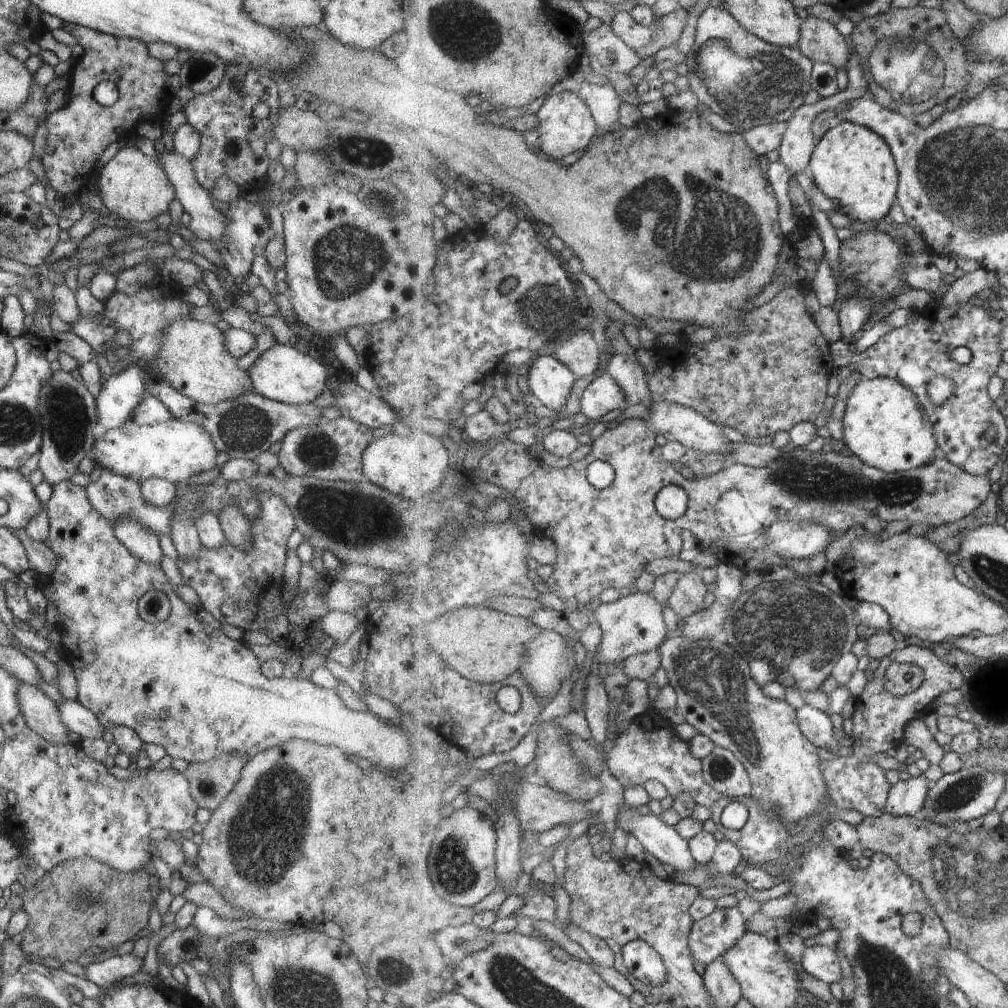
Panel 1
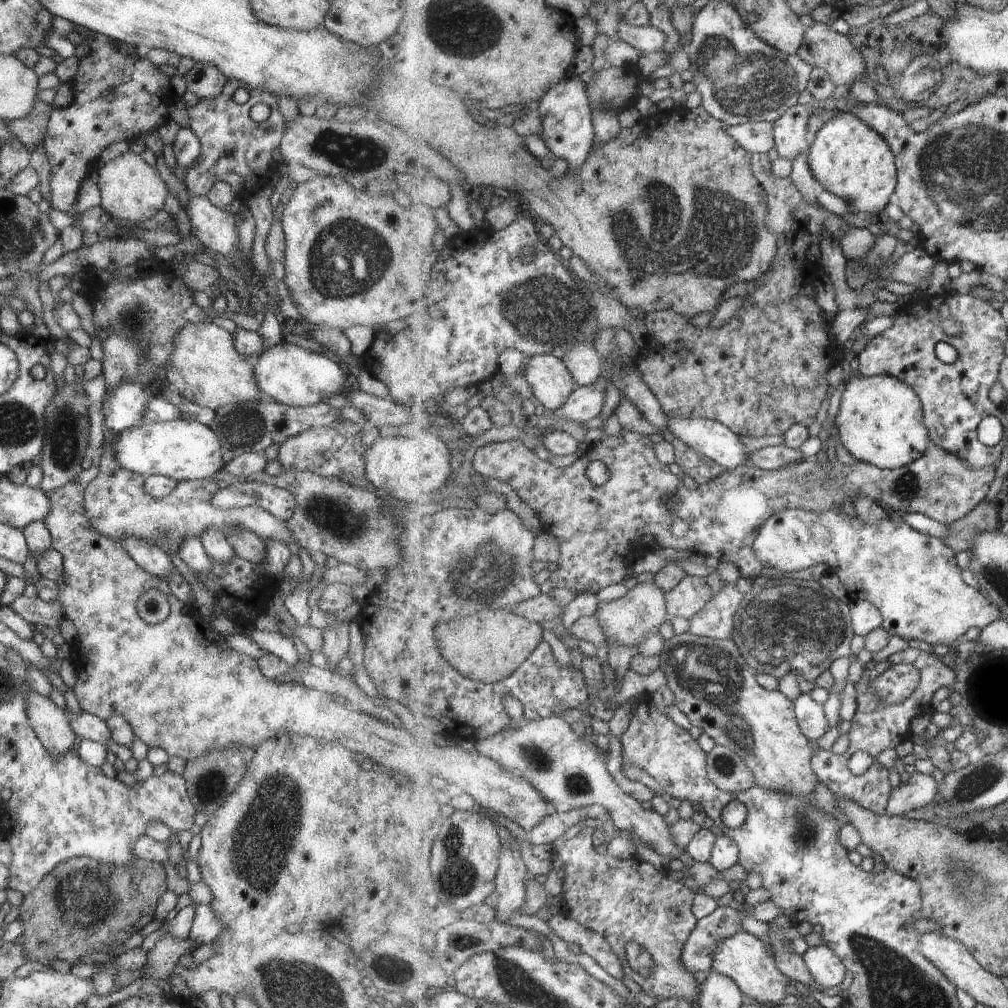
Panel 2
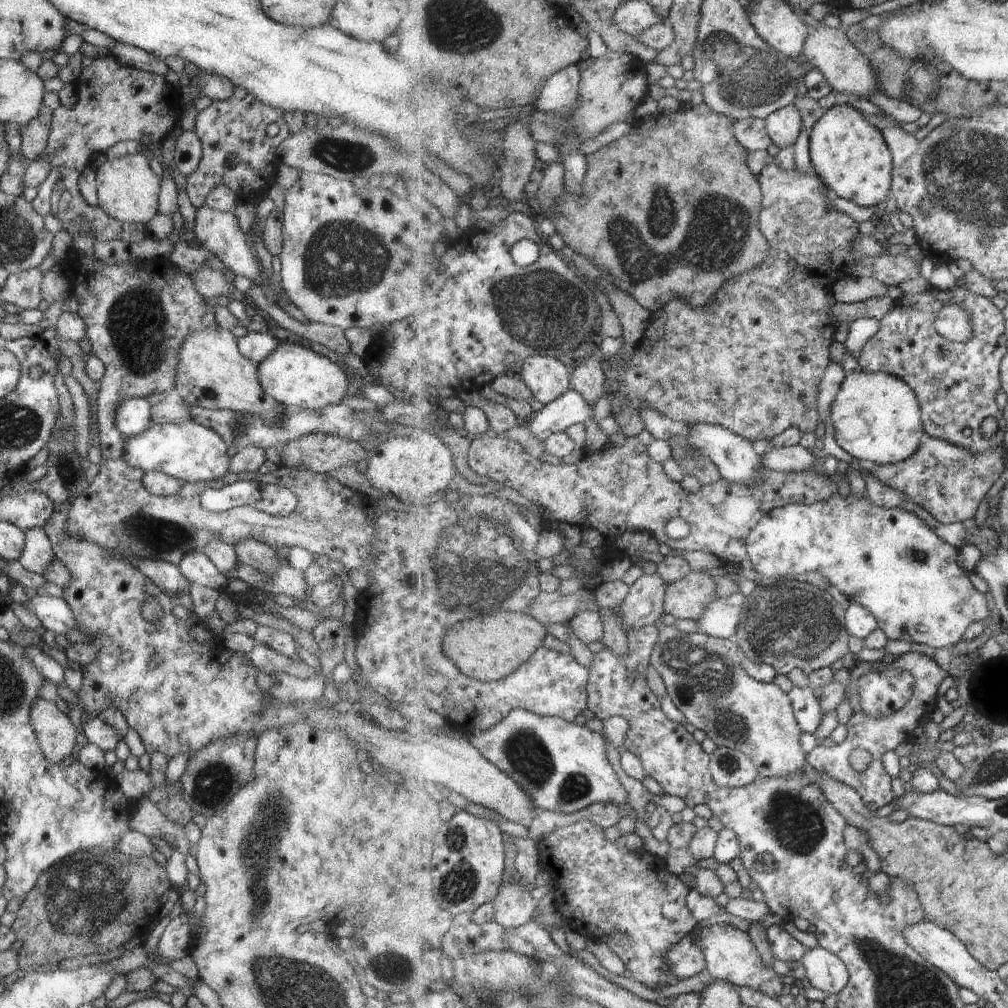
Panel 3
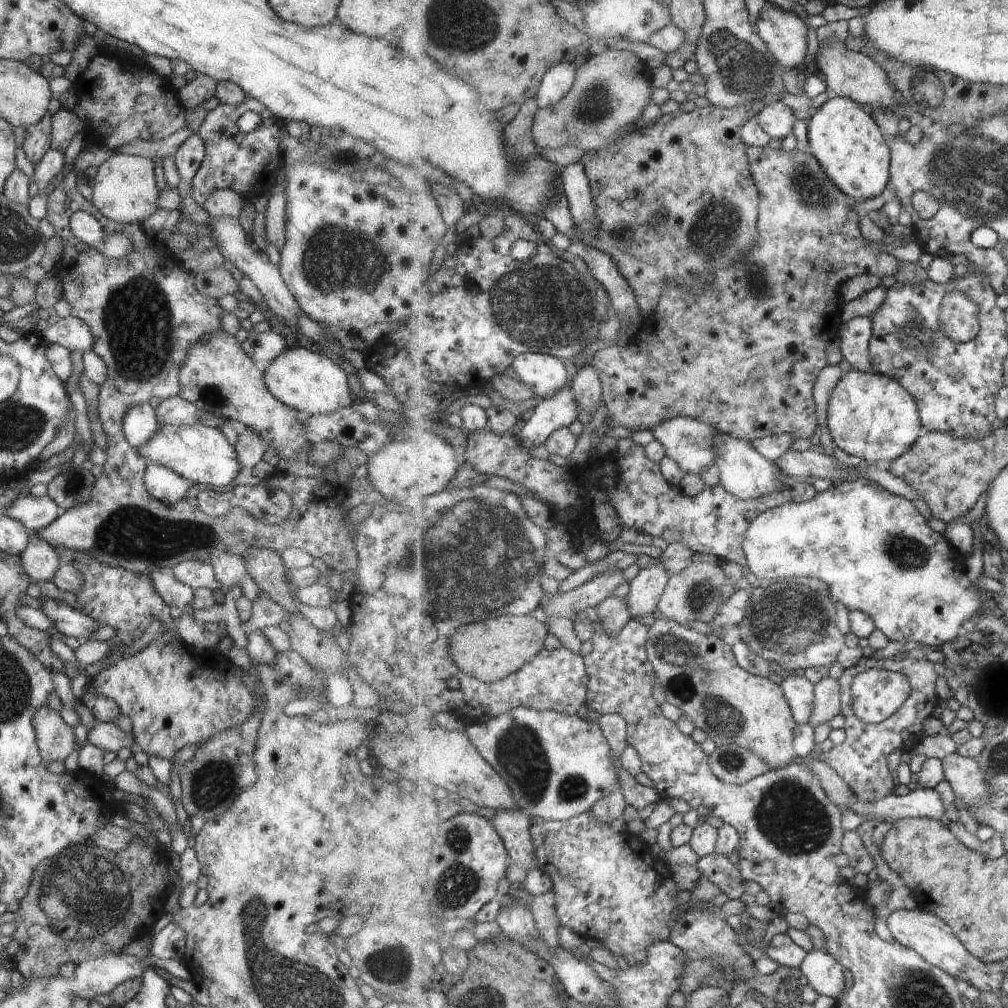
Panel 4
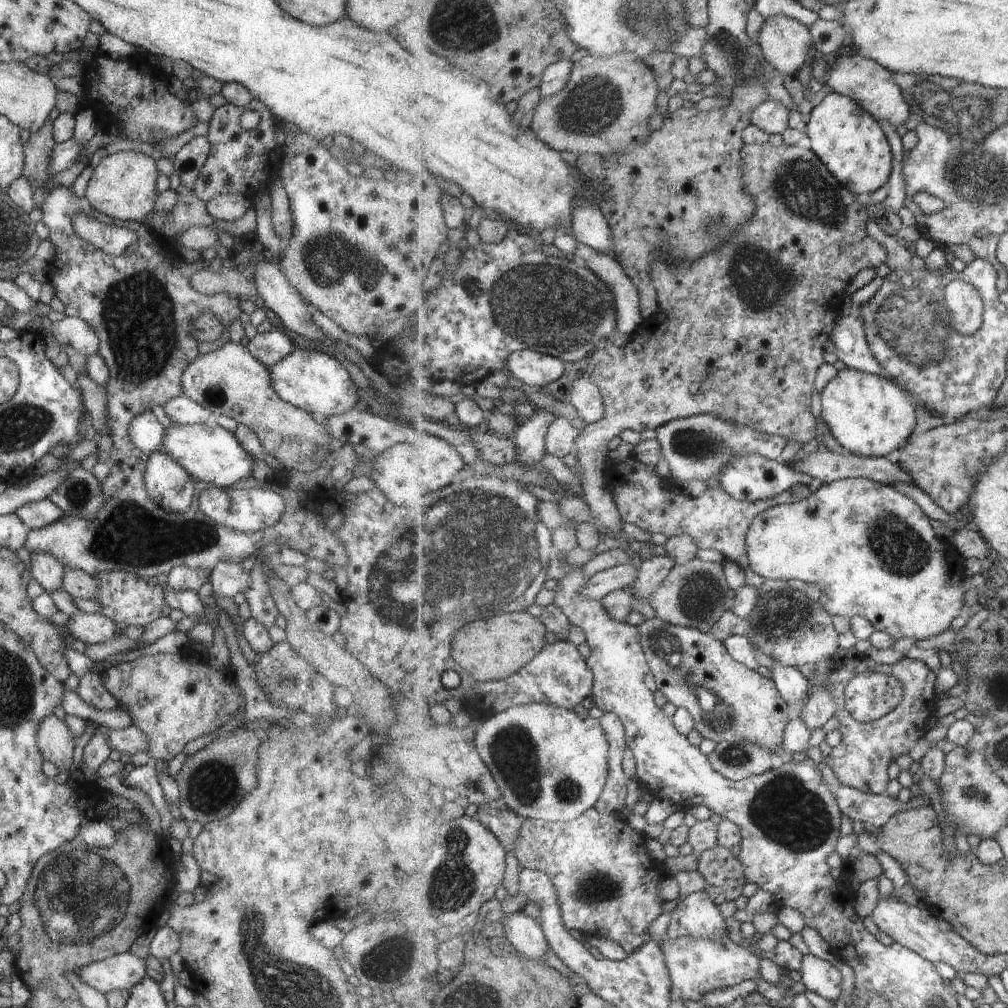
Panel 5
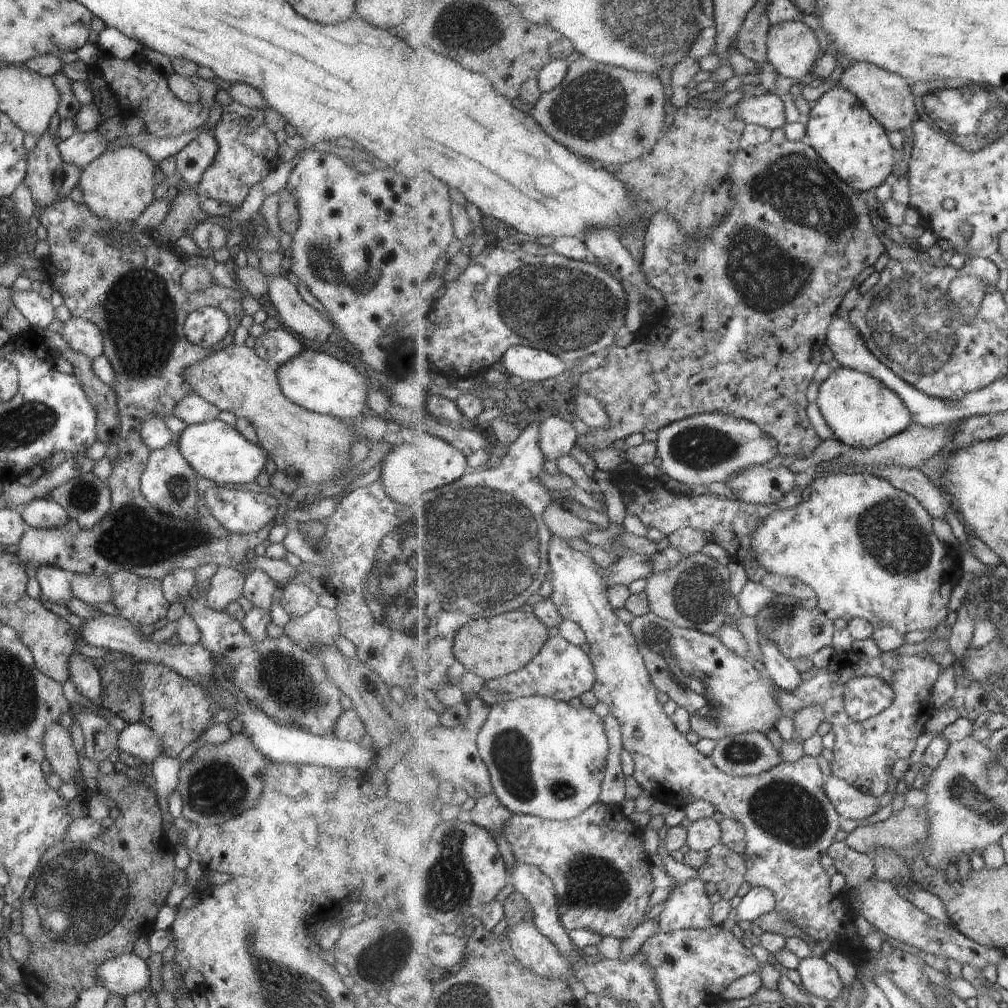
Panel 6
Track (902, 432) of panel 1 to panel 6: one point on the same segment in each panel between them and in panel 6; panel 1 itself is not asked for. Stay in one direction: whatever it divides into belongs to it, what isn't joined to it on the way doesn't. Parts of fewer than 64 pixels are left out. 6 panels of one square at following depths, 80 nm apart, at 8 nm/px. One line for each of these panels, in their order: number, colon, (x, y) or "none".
2: (880, 421)
3: (876, 416)
4: (872, 417)
5: (869, 415)
6: (862, 411)

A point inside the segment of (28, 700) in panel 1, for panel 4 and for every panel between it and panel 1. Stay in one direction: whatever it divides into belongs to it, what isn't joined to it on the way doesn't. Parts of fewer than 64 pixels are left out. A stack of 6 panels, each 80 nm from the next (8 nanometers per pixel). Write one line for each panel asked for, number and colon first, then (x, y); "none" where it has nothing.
2: (48, 722)
3: (55, 734)
4: (54, 738)

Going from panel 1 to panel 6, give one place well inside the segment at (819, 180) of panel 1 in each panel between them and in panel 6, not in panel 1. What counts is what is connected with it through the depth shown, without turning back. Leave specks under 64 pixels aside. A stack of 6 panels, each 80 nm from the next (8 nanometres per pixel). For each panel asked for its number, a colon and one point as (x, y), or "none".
2: (850, 159)
3: (852, 157)
4: (852, 150)
5: (846, 137)
6: (855, 144)

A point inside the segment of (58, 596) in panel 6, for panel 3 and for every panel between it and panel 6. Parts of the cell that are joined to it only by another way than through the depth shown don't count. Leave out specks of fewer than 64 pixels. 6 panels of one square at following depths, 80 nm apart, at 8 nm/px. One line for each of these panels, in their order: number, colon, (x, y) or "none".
3: (36, 553)
4: (39, 559)
5: (46, 570)

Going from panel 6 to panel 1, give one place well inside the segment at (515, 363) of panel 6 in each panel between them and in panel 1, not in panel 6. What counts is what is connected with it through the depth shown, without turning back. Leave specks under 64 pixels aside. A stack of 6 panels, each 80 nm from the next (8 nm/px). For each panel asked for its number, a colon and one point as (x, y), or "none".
1: (551, 382)
2: (552, 384)
3: (547, 378)
4: (544, 374)
5: (537, 369)

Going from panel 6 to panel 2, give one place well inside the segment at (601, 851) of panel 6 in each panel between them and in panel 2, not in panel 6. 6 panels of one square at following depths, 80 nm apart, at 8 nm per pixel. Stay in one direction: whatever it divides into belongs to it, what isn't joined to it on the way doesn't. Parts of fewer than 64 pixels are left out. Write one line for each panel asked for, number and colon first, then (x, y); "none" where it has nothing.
2: (606, 894)
3: (631, 901)
4: (609, 887)
5: (608, 886)

